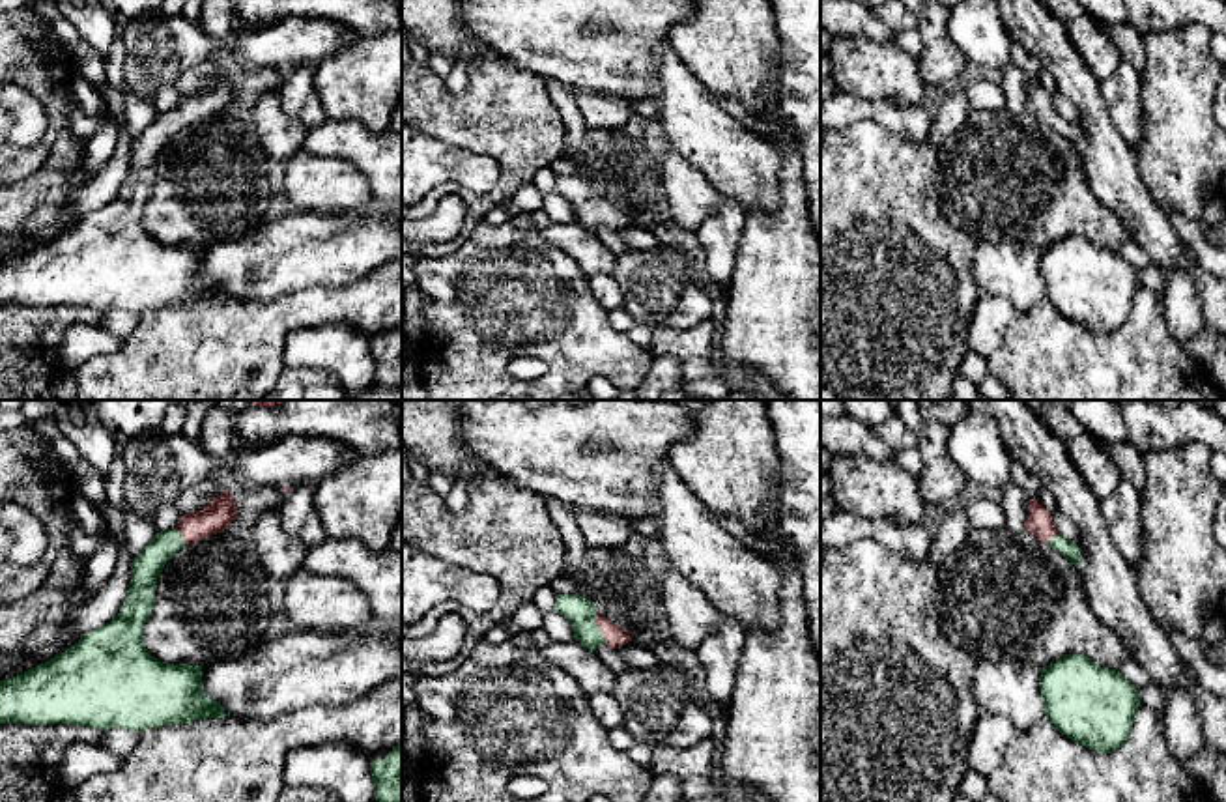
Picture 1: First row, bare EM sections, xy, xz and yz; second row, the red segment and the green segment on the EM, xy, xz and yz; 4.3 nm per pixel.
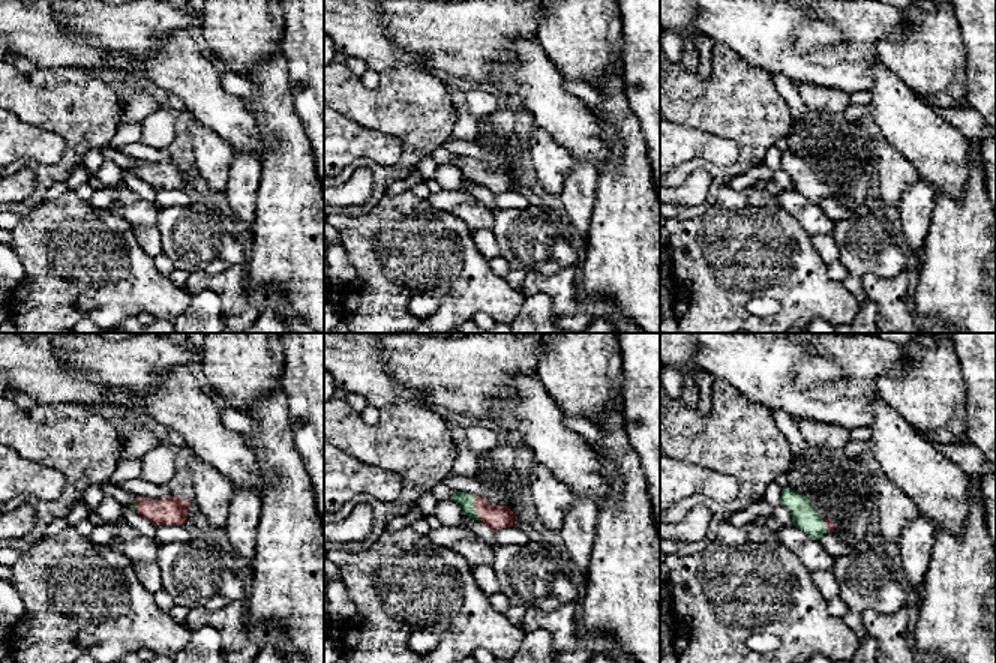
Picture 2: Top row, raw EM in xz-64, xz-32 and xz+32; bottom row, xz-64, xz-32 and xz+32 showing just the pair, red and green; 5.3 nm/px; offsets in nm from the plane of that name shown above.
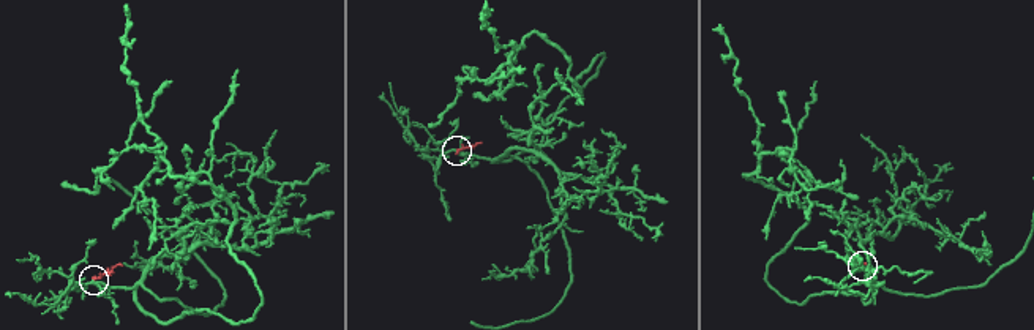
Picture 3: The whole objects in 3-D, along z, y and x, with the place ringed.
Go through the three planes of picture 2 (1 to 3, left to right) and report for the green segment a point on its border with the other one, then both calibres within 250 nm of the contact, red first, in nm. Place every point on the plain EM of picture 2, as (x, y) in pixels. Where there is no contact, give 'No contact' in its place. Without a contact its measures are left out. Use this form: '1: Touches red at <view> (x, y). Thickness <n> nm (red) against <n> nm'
1: Touches red at xz-64 (137, 170). Thickness 160 nm (red) against 30 nm
2: Touches red at xz-32 (474, 171). Thickness 130 nm (red) against 90 nm
3: Touches red at xz+32 (825, 186). Thickness 50 nm (red) against 140 nm

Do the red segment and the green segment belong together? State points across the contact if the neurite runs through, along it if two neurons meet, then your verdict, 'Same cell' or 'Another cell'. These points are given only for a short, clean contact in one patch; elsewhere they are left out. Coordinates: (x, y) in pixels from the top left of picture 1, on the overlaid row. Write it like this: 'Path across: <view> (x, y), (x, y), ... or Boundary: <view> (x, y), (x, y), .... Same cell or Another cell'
Path across: xz (615, 636), (598, 627), (580, 612). Same cell

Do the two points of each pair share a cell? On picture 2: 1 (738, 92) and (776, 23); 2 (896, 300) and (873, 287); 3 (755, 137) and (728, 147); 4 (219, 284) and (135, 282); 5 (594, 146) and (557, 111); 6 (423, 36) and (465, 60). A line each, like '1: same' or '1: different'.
1: different
2: same
3: different
4: different
5: same
6: same

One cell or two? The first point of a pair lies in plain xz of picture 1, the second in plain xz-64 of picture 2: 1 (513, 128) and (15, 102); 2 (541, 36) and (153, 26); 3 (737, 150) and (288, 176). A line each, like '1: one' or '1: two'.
1: one
2: one
3: two

